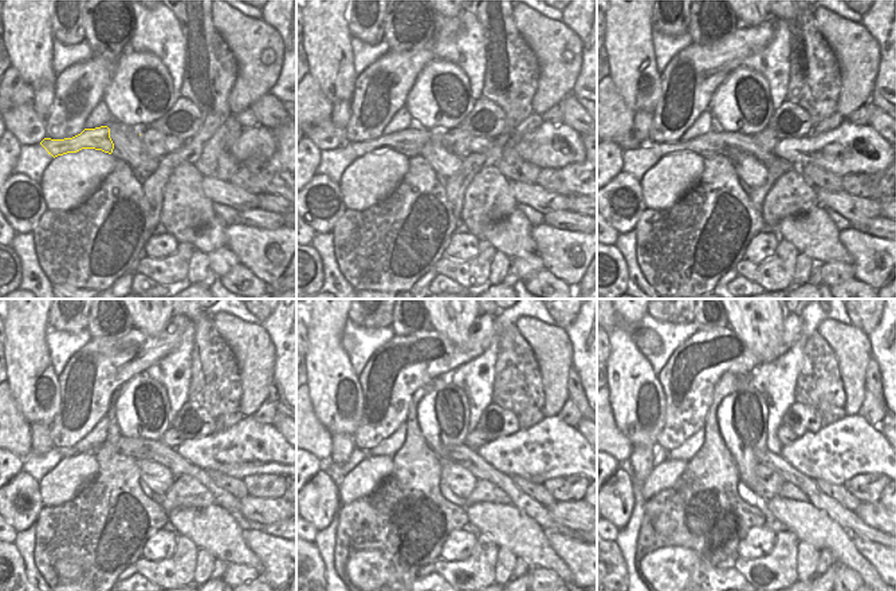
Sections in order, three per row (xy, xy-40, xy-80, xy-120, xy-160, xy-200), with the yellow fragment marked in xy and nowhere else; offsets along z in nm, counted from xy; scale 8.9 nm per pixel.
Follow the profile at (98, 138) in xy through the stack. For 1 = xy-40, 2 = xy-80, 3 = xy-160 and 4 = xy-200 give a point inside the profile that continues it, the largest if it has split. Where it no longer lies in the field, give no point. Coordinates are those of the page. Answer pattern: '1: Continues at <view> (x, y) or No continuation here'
1: Continues at xy-40 (409, 142)
2: Continues at xy-80 (716, 141)
3: Continues at xy-160 (463, 454)
4: Continues at xy-200 (848, 520)

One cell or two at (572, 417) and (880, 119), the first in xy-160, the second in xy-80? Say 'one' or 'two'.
two

